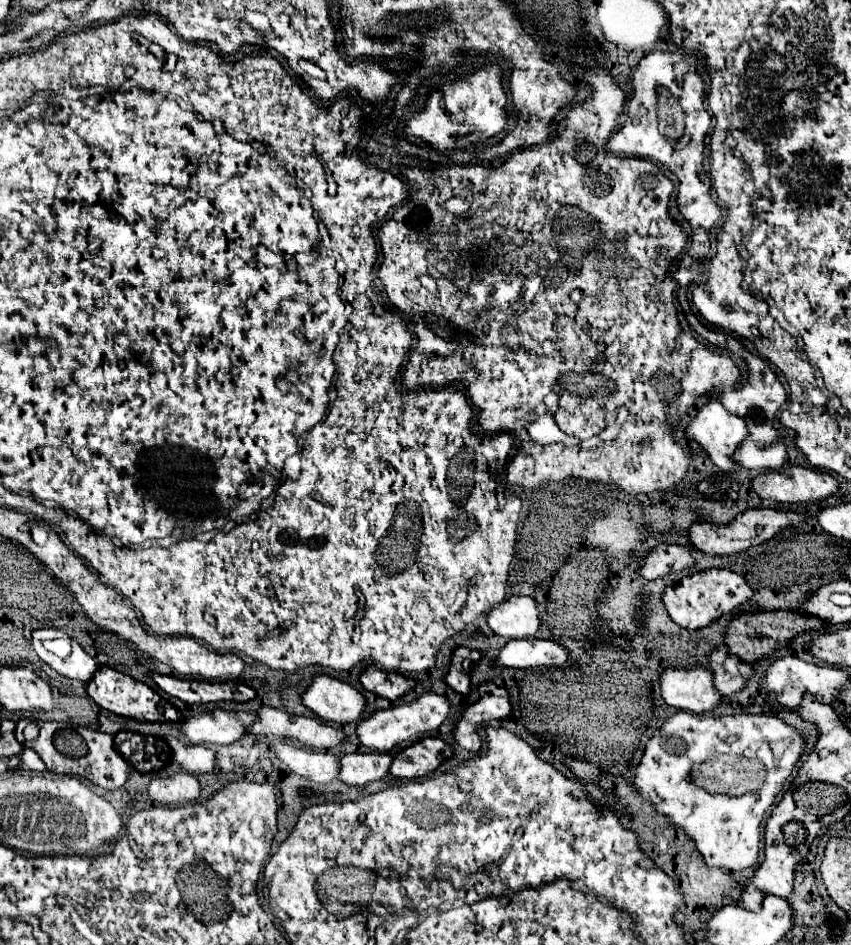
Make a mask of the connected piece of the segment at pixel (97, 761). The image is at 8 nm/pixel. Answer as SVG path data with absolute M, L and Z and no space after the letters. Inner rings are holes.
M21 718L21 720L17 722L17 728L15 728L15 738L19 740L21 746L29 746L31 750L35 750L35 752L41 756L41 760L45 762L47 770L51 770L51 772L55 772L55 774L69 774L69 776L77 776L77 774L79 774L81 778L91 780L93 784L97 784L97 786L101 786L101 788L105 788L105 790L117 790L117 788L121 788L121 786L127 782L129 772L131 772L131 766L129 766L127 760L123 760L123 756L119 756L119 752L115 750L115 746L113 746L113 736L109 736L109 734L105 734L105 732L95 732L95 730L91 730L91 728L85 728L85 726L73 728L71 732L75 732L75 734L79 734L79 736L83 738L83 742L85 742L85 746L87 746L87 752L85 752L83 756L67 756L67 754L59 752L57 746L55 746L55 734L57 734L59 730L65 730L63 722L43 722L43 720ZM31 722L35 722L35 724L39 726L39 736L29 742L29 740L25 740L25 736L23 736L23 728L25 728L27 724L31 724Z

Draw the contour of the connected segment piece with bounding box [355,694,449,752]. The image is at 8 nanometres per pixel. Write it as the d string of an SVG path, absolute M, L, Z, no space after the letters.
M423 694L417 700L409 702L409 704L401 704L401 706L393 706L387 710L375 710L369 718L361 720L355 728L357 738L361 742L361 746L379 750L379 752L389 752L393 750L397 744L411 740L413 734L421 734L421 732L431 732L437 730L443 720L449 714L449 702L443 696L437 694Z

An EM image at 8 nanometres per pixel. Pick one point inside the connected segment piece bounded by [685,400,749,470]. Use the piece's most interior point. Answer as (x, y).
(718, 432)

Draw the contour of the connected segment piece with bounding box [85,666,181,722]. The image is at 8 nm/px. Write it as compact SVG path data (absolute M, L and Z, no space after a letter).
M99 666L99 672L95 672L95 680L91 684L85 684L87 694L105 710L121 716L129 716L135 720L149 720L149 722L179 722L181 714L177 708L173 708L169 702L165 702L155 690L151 690L147 684L141 684L133 680L127 674L121 674L109 666Z

